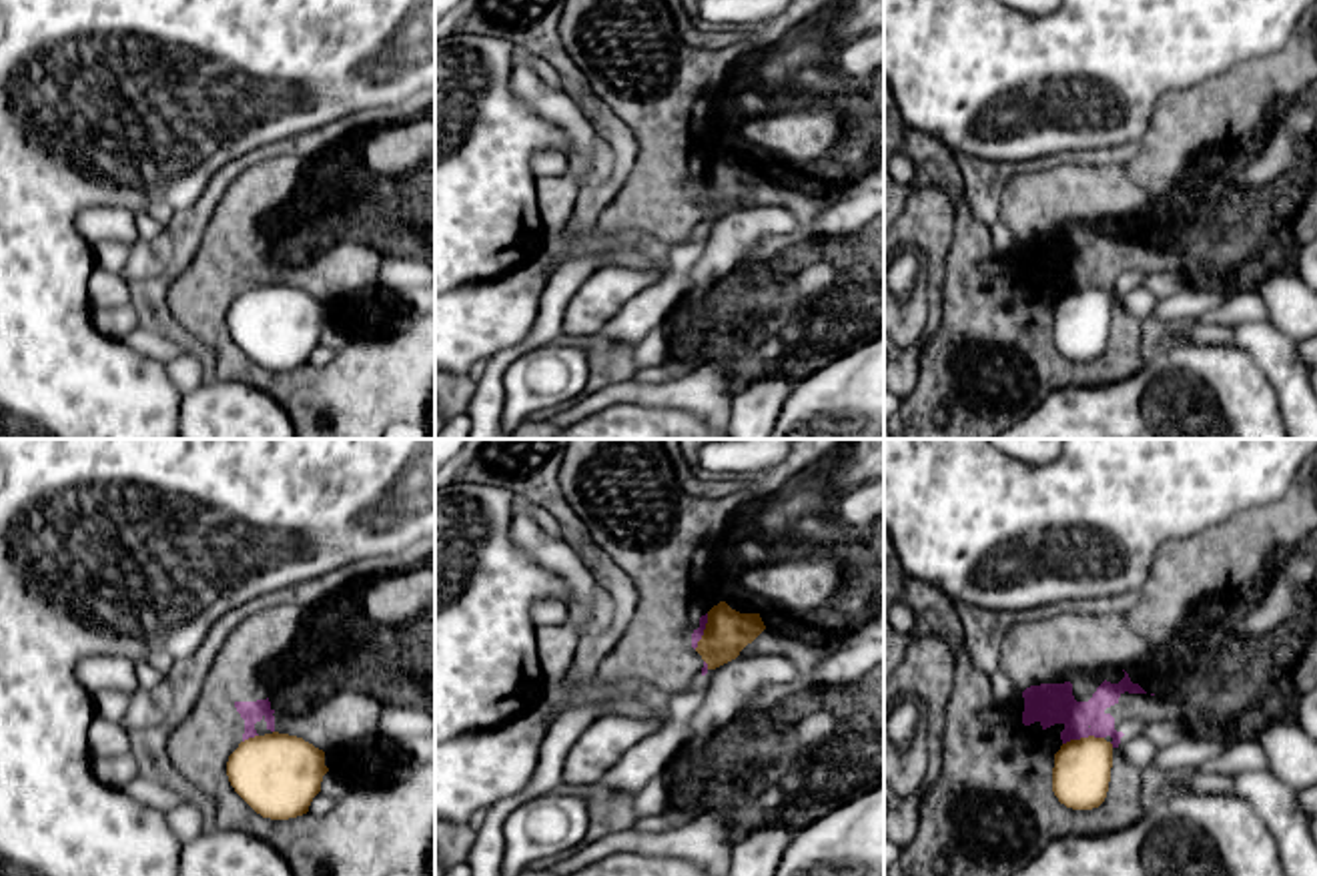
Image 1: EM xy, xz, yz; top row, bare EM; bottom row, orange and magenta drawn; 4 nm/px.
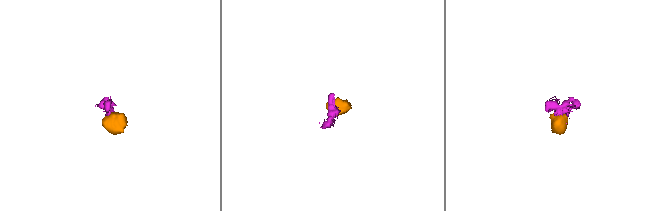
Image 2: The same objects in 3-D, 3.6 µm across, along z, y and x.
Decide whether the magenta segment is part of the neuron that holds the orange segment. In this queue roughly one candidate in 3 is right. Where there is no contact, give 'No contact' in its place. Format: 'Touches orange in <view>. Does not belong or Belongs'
Touches orange in yz. Does not belong

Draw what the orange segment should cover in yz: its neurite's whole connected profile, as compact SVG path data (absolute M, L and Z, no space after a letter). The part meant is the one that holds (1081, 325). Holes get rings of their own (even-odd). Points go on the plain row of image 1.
M1080 289L1054 305L1052 343L1072 361L1099 359L1109 343L1113 295L1105 289Z

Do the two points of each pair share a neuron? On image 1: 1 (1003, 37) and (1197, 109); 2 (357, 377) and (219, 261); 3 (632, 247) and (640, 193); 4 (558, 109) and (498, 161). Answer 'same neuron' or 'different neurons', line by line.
1: different neurons
2: same neuron
3: different neurons
4: different neurons

